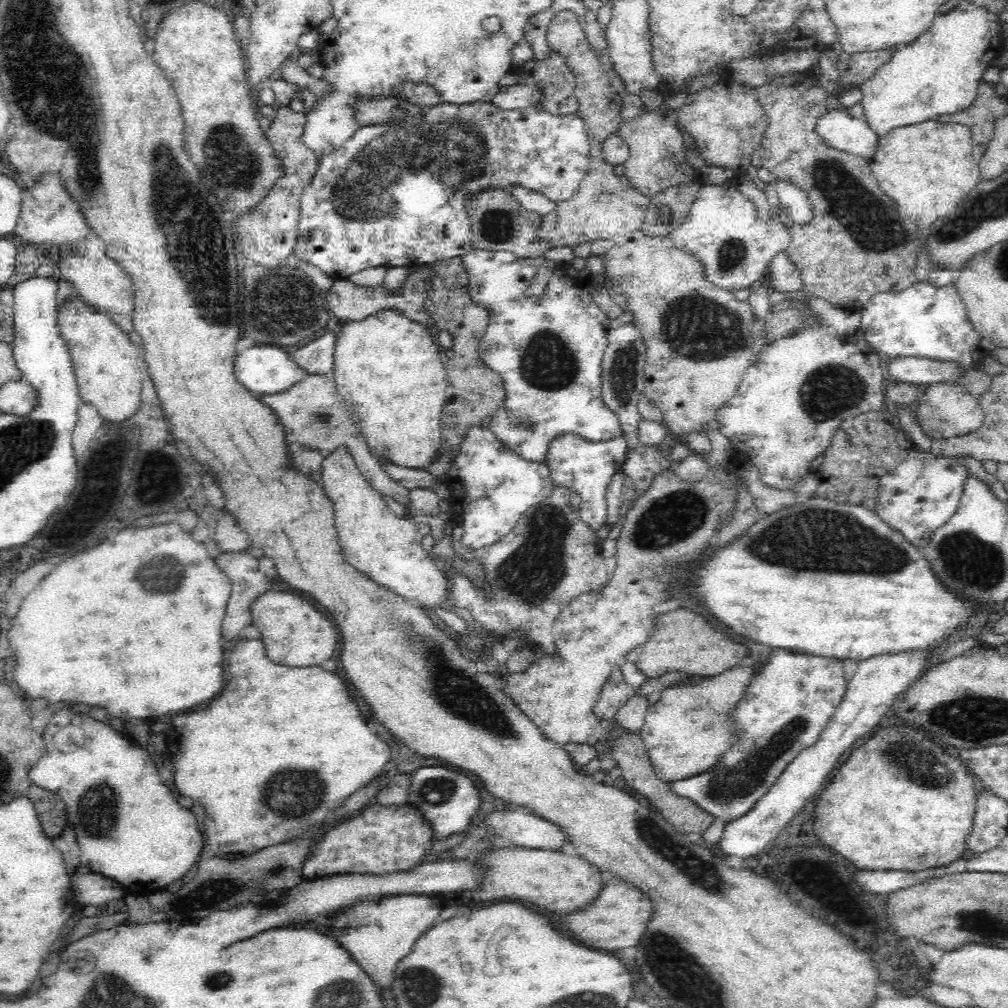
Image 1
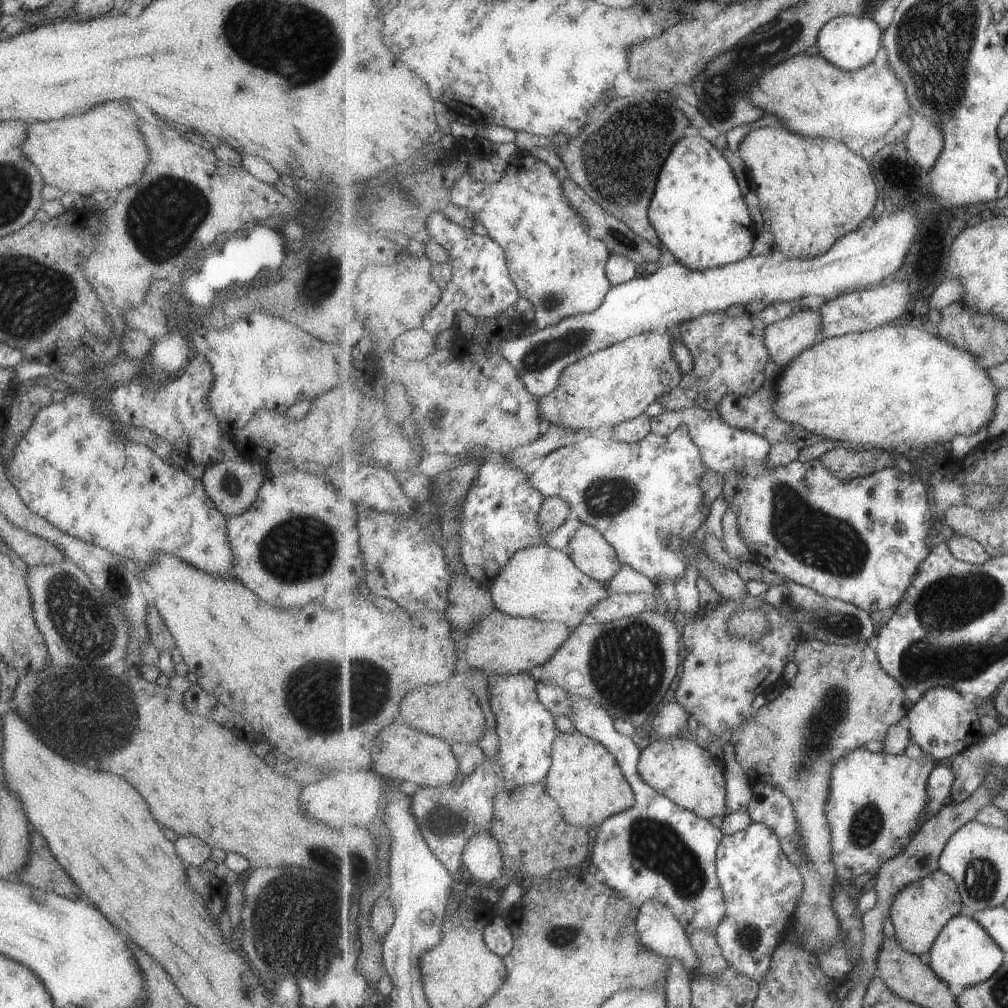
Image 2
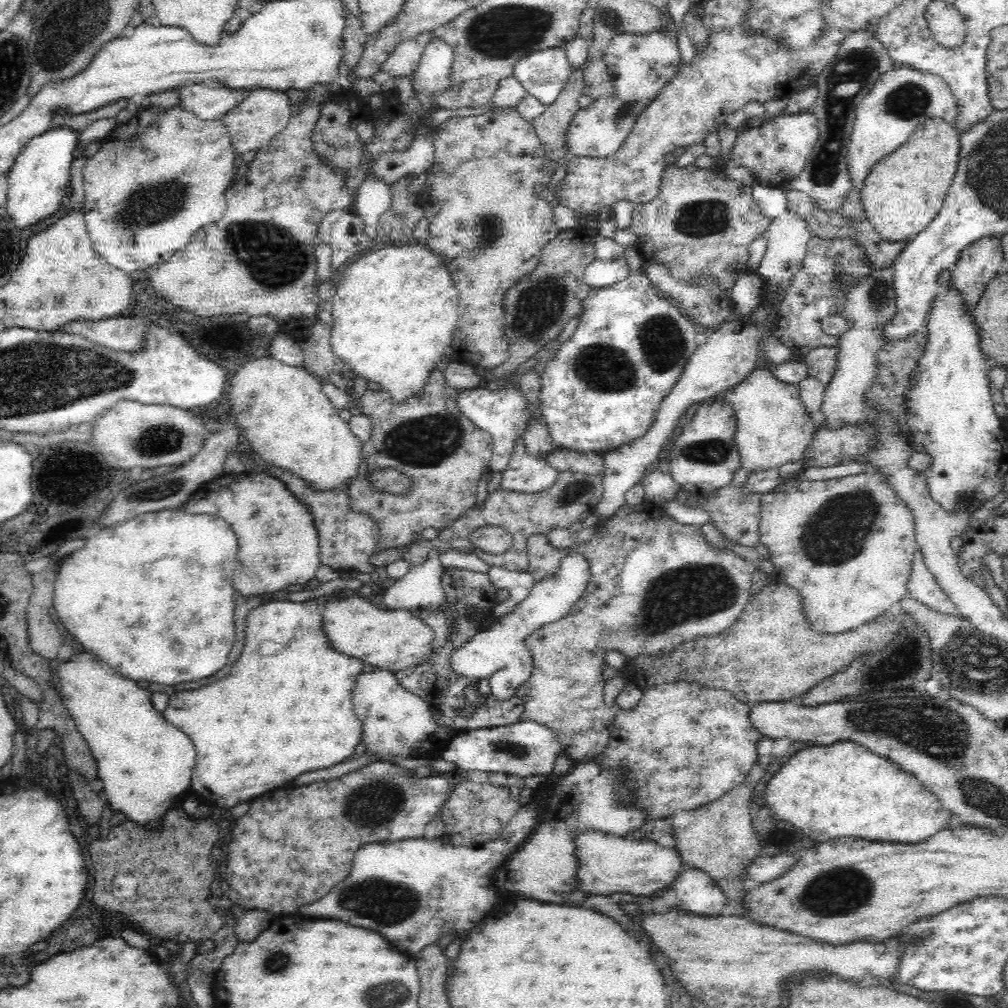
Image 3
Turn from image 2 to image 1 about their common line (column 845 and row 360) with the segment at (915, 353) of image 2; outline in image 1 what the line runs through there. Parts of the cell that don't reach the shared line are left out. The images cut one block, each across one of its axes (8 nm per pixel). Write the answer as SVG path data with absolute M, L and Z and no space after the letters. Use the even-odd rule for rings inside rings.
M382 310L376 314L367 316L361 321L350 321L342 327L340 334L337 336L334 366L334 380L338 394L344 402L344 411L349 416L353 425L360 427L371 452L381 460L389 461L392 464L409 468L409 469L424 469L428 463L431 463L438 456L439 448L441 447L441 417L443 409L447 402L447 370L440 359L438 351L438 343L434 342L433 334L427 328L421 326L420 323L406 319L396 310Z

